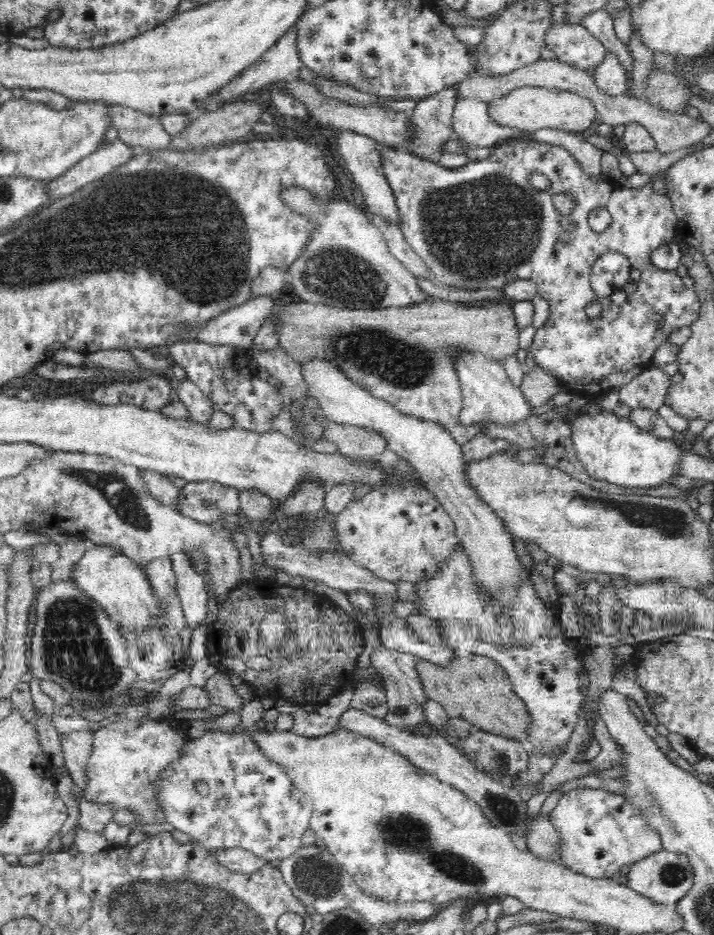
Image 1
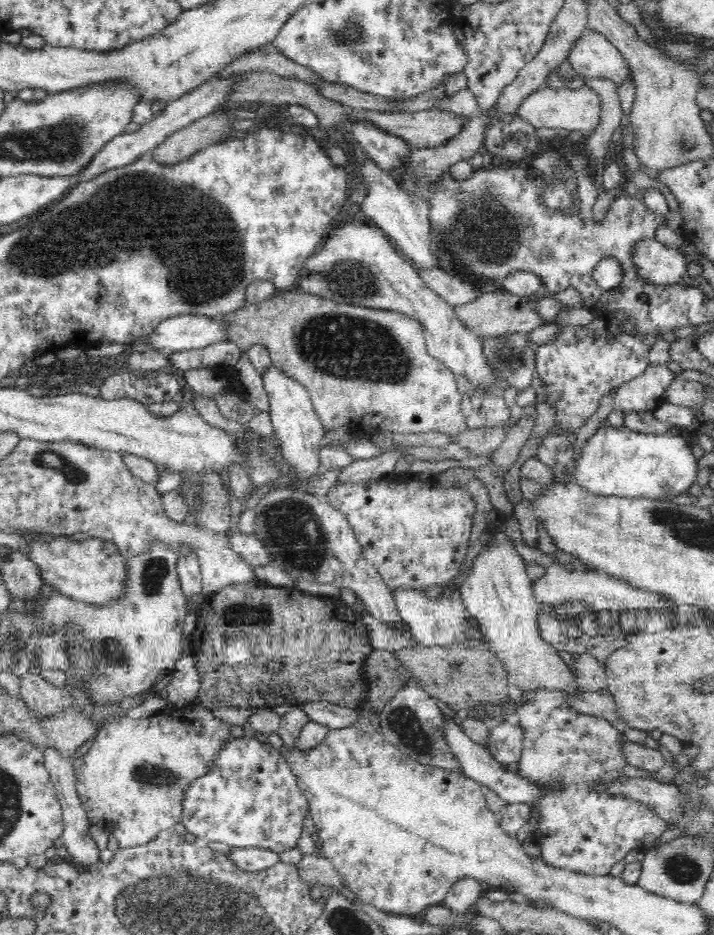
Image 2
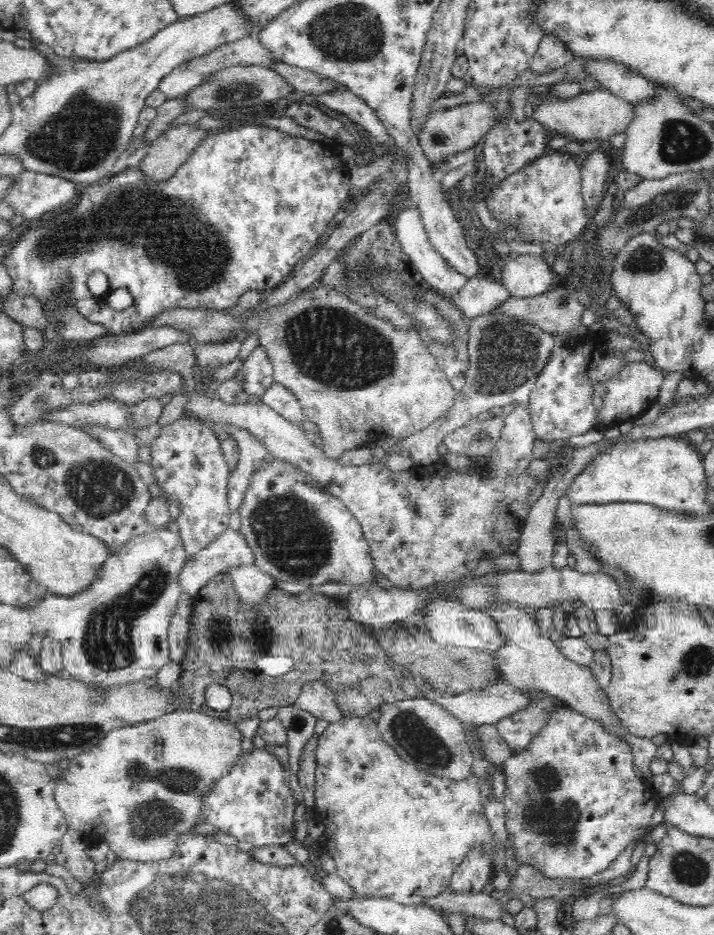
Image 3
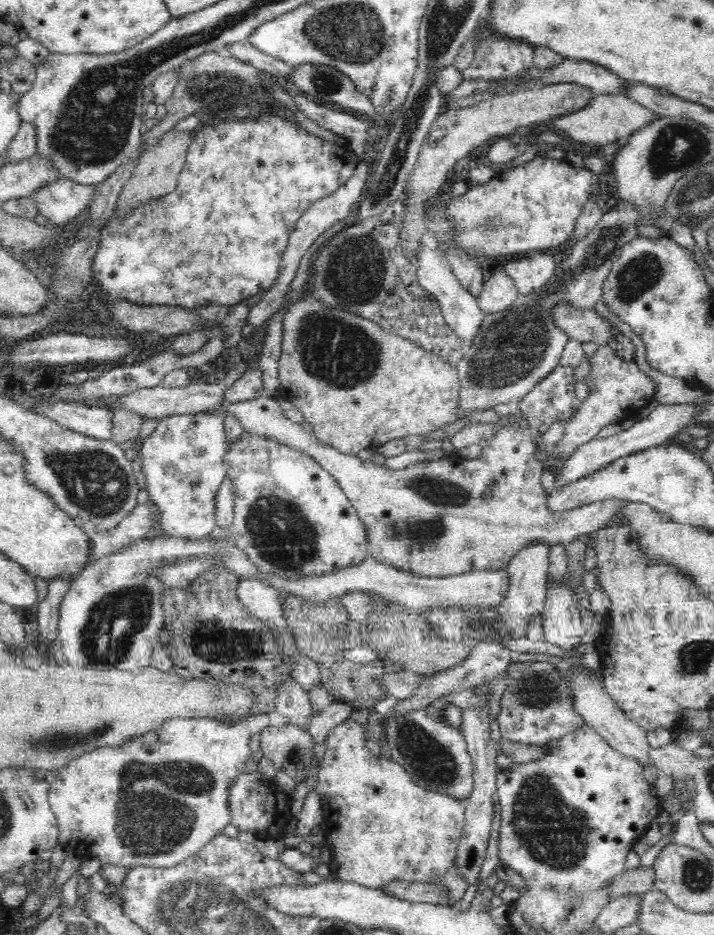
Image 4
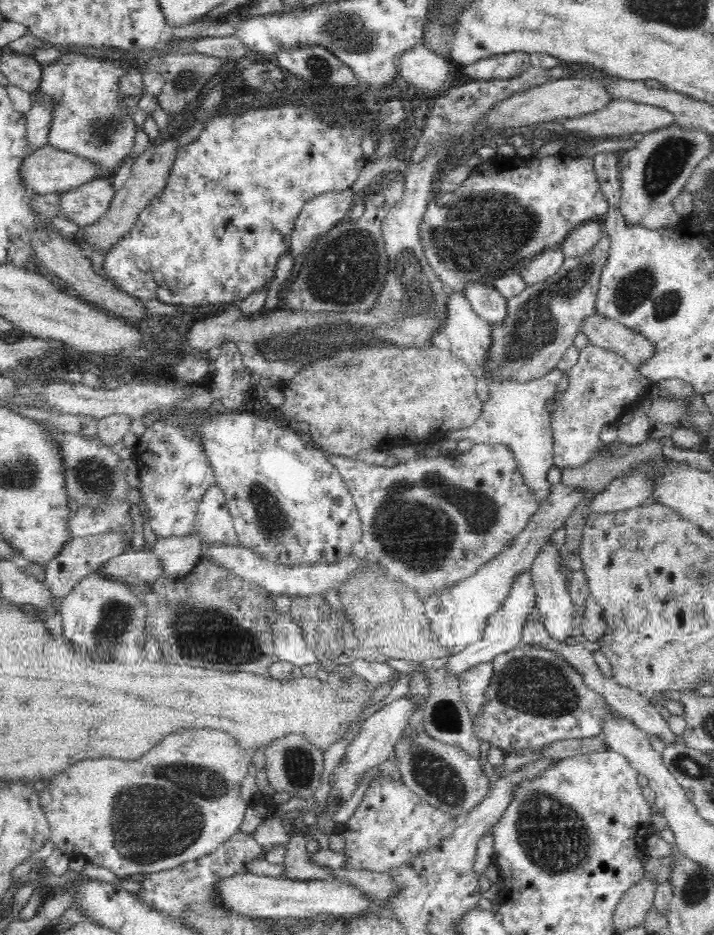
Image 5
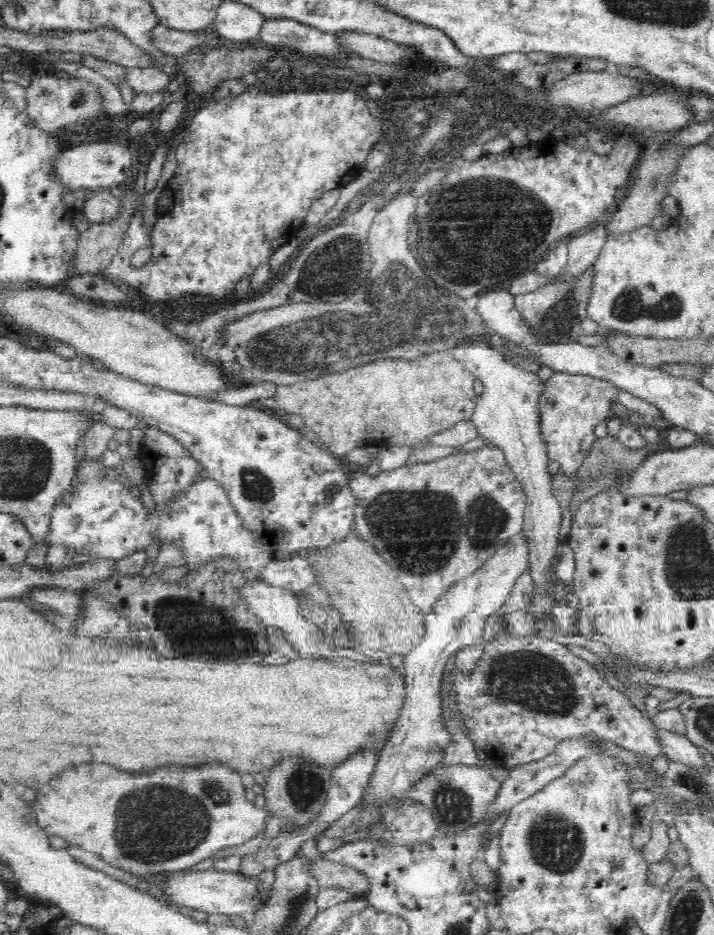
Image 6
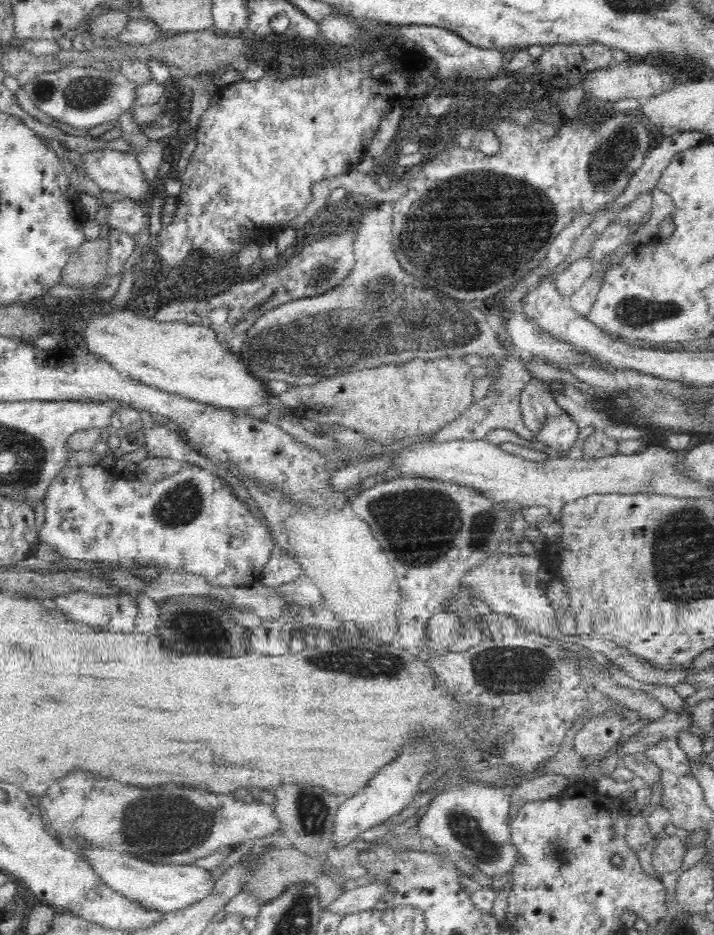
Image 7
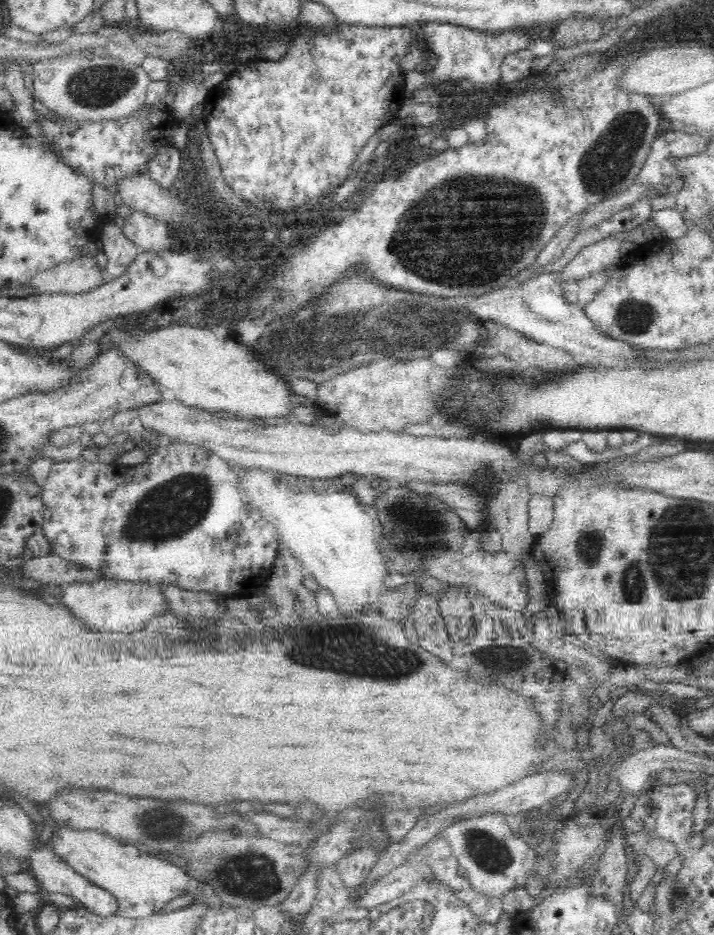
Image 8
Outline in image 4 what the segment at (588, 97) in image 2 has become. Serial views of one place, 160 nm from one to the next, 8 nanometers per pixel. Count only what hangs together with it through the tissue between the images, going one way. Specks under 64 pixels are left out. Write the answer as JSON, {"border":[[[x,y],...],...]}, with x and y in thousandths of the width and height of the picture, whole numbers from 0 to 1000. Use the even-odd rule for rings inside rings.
{"border":[[[875,101],[835,102],[831,109],[801,122],[782,124],[772,130],[772,135],[782,137],[790,144],[808,152],[854,155],[860,151],[882,148],[888,141],[908,136],[912,132],[922,129],[924,124],[913,117],[895,111],[888,105]]]}

